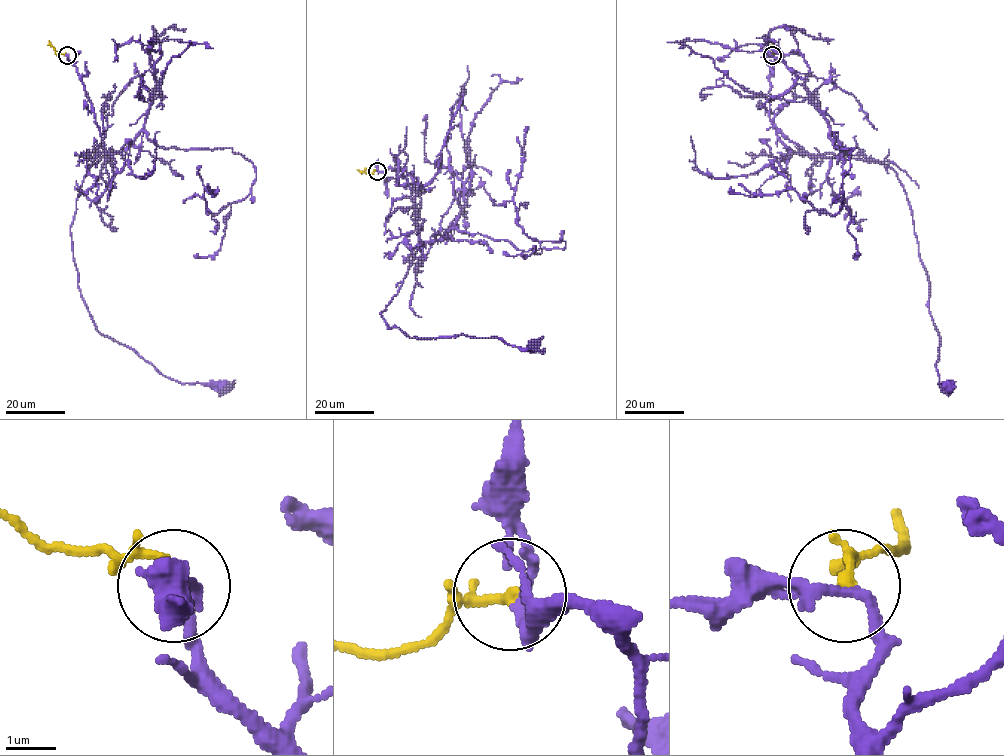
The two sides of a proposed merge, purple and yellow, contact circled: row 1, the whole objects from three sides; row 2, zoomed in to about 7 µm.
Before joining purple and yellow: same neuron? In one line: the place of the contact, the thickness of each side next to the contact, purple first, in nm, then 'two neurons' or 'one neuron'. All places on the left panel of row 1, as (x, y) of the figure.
at (67, 55); 200 nm thick on the purple side, 190 nm on the other; one neuron

